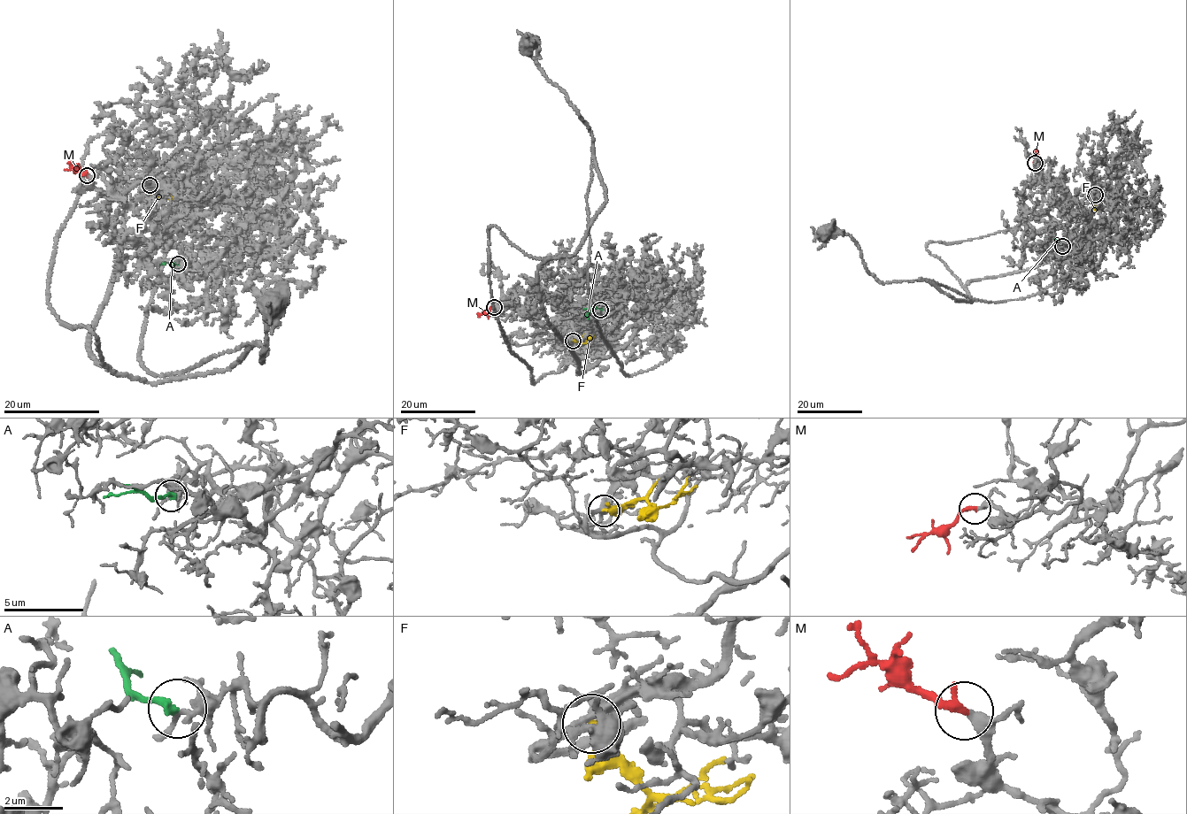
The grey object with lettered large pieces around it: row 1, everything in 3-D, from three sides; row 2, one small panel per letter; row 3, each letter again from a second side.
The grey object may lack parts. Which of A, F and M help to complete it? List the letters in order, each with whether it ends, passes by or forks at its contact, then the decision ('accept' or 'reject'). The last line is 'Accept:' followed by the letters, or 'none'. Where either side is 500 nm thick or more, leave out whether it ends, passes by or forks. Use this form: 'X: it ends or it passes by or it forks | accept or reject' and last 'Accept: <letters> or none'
A: it ends | reject
F: it ends | reject
M: it ends | accept
Accept: M

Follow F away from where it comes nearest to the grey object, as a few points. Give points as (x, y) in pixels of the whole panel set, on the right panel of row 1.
F: (1095, 195), (1094, 203), (1099, 206)

